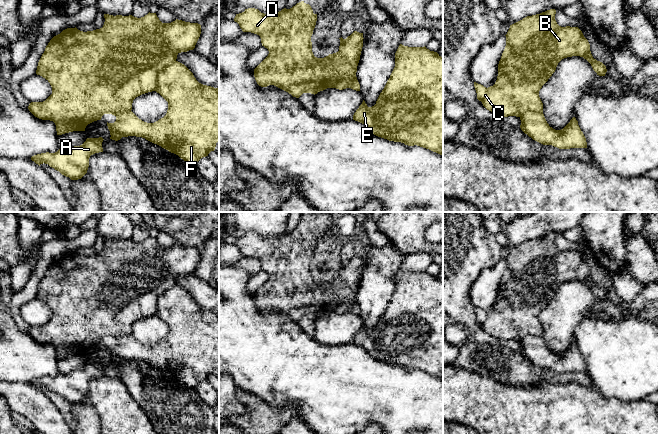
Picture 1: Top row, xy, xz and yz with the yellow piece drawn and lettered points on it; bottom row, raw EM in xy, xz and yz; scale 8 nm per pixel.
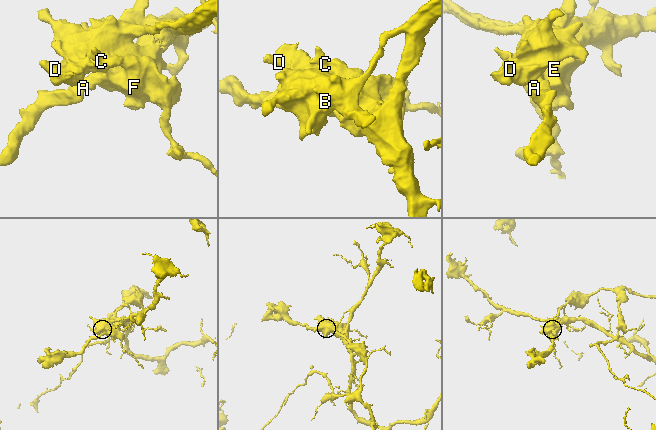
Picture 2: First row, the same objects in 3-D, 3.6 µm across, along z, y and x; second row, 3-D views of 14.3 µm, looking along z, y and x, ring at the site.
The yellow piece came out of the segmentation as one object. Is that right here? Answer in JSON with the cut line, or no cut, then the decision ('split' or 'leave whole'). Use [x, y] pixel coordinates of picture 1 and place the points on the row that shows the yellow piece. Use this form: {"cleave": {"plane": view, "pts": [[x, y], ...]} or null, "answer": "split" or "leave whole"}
{"cleave": {"plane": "xz", "pts": [[356, 68], [334, 87]]}, "answer": "split"}

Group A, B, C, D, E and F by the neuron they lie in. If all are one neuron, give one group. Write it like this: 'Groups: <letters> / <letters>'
Groups: A C E F / B D

